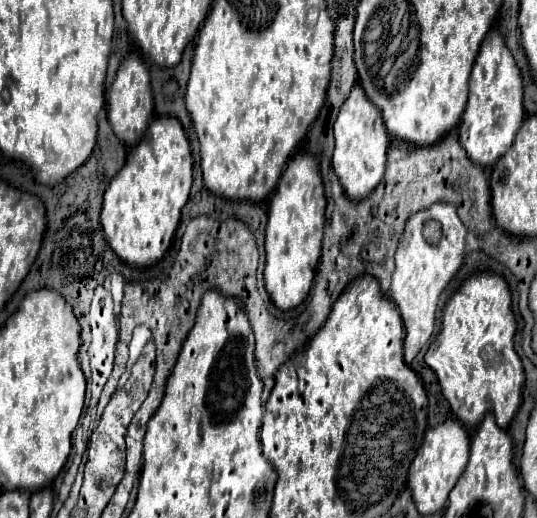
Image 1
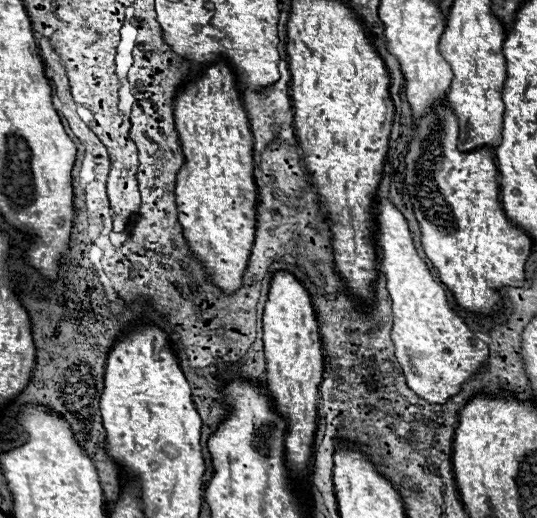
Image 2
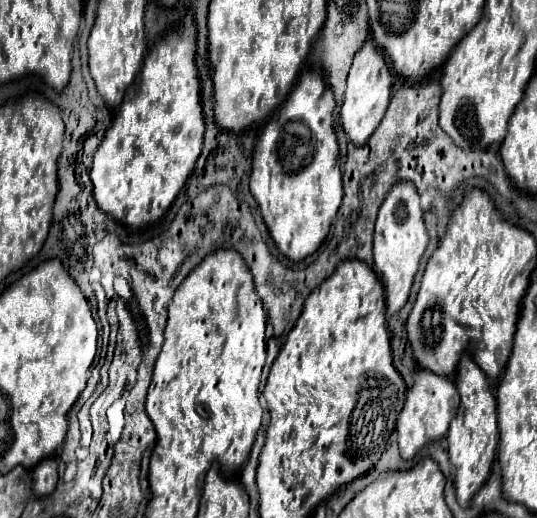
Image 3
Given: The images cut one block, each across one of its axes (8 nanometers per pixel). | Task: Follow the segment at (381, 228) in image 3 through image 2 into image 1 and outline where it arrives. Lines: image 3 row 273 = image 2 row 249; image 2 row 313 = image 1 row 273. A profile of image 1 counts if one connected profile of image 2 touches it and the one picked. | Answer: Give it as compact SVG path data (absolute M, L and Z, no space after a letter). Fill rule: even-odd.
M436 202L428 210L420 210L416 214L410 214L406 228L400 236L398 248L396 248L396 268L392 274L392 286L390 296L394 304L400 310L406 338L404 338L404 360L410 364L416 354L422 350L422 346L430 340L434 330L434 314L438 306L438 296L442 294L444 286L450 282L450 278L458 272L464 260L464 238L468 230L464 228L462 220L458 218L458 212L452 204ZM424 220L438 220L444 228L444 238L438 246L426 244L422 238L422 224Z

